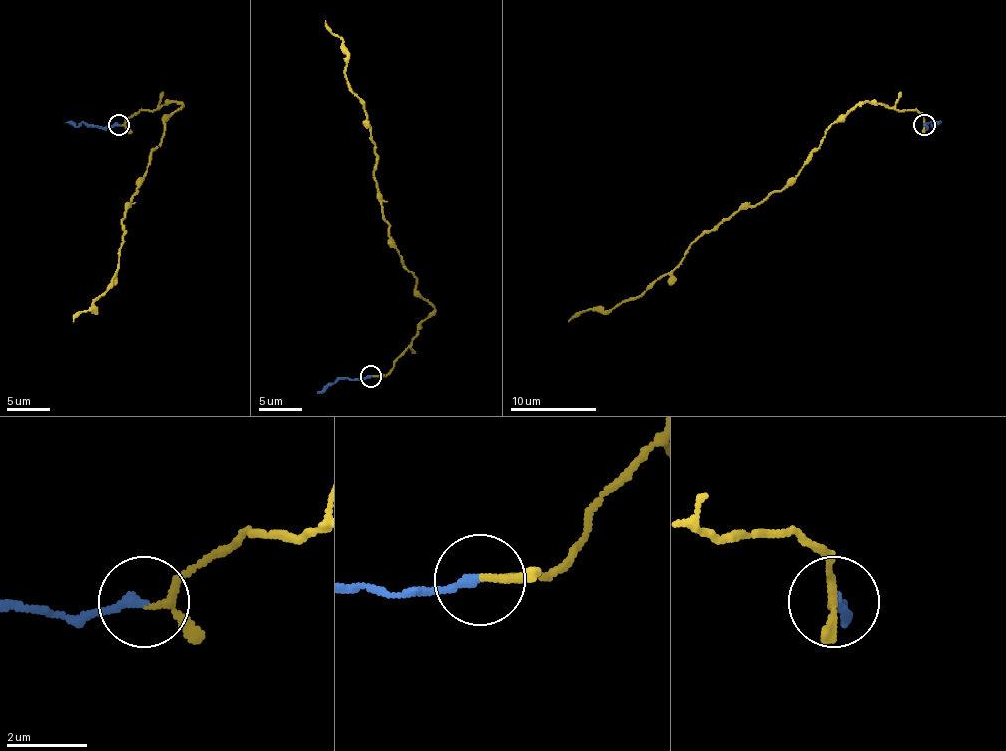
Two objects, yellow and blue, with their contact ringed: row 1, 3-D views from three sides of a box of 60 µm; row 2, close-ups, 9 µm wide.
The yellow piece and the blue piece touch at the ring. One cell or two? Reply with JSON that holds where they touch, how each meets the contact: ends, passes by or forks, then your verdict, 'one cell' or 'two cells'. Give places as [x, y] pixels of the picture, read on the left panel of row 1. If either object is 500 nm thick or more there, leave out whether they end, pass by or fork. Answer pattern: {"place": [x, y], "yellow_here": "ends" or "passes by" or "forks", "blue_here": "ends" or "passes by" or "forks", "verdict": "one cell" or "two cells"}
{"place": [119, 124], "yellow_here": "passes by", "blue_here": "ends", "verdict": "one cell"}

